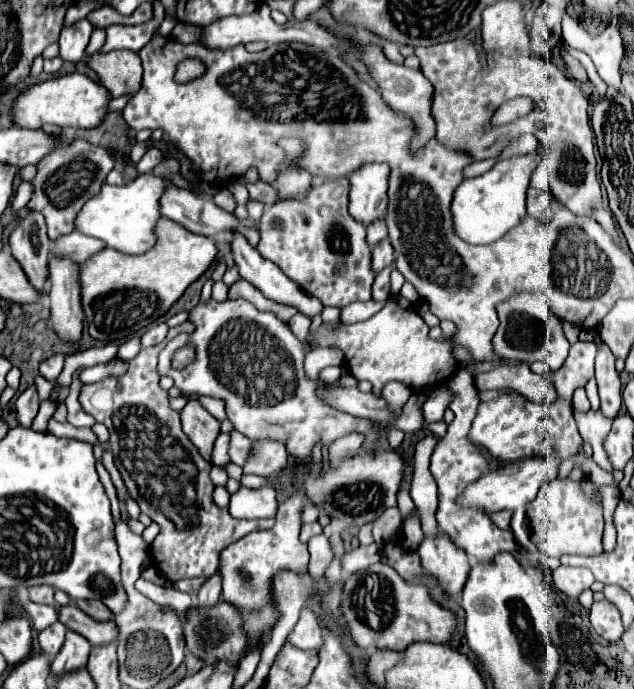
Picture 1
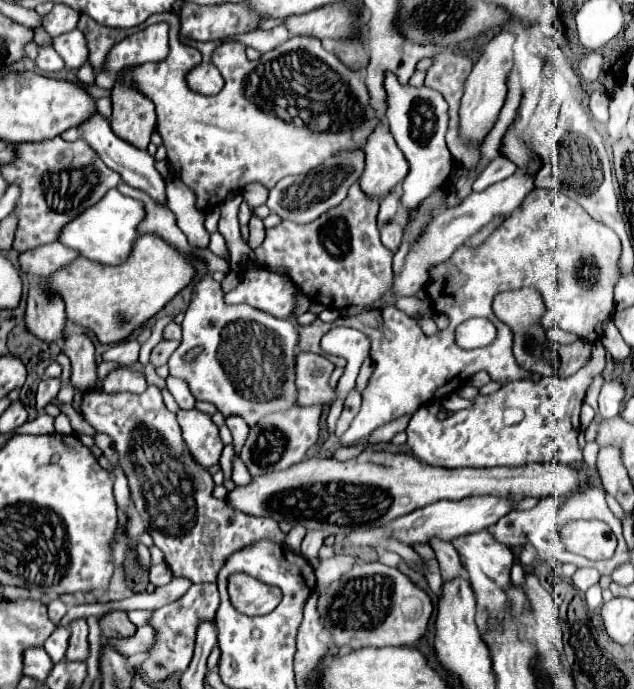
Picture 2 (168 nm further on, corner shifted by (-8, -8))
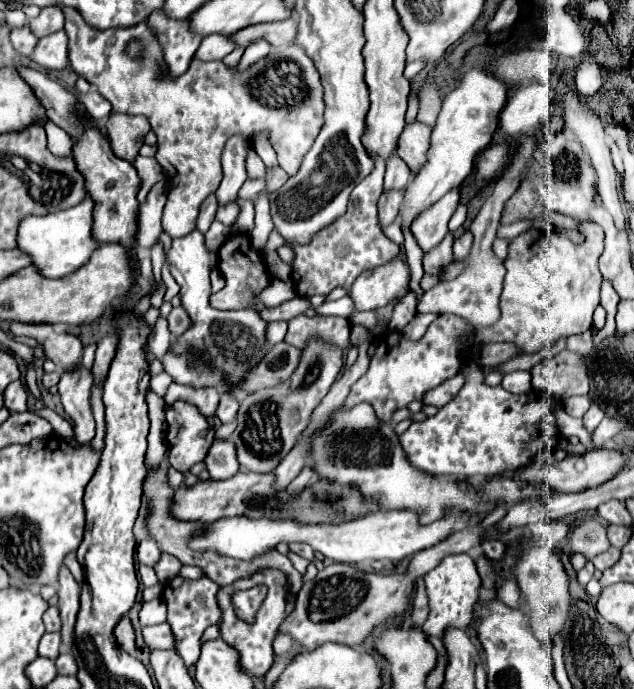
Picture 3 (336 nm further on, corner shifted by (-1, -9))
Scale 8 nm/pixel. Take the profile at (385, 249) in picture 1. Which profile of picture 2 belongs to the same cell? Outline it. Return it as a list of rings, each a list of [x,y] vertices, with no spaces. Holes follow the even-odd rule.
[[[395,221],[387,223],[385,227],[381,227],[381,243],[391,251],[397,253],[399,245],[401,245],[401,237],[403,237],[403,227]]]

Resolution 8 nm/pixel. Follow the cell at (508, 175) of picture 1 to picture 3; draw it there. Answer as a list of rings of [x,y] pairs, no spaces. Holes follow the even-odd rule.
[[[394,258],[392,262],[362,272],[348,290],[356,310],[376,310],[386,306],[394,296],[404,292],[410,284],[410,268],[406,260]]]

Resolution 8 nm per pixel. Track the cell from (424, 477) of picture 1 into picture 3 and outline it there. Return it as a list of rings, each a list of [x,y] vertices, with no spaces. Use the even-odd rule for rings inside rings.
[[[450,554],[436,568],[432,568],[428,574],[424,574],[422,580],[426,586],[428,608],[430,608],[428,620],[424,622],[422,628],[430,636],[444,636],[444,632],[448,628],[466,630],[474,618],[476,604],[480,598],[480,586],[482,586],[474,558],[470,554]]]

